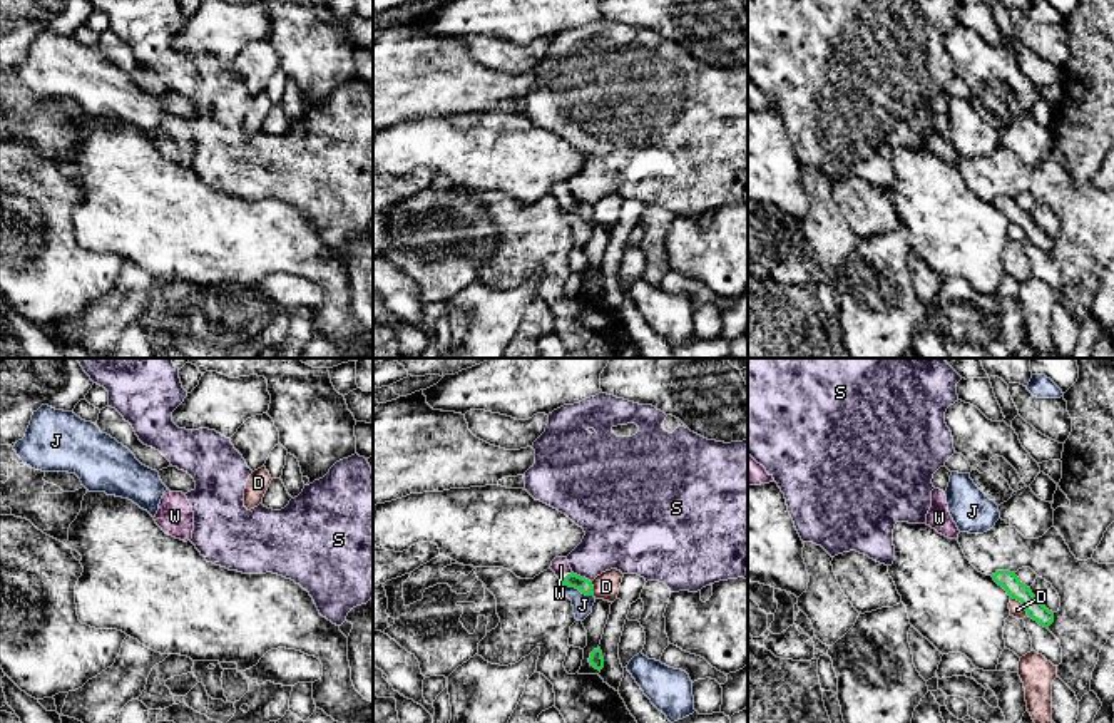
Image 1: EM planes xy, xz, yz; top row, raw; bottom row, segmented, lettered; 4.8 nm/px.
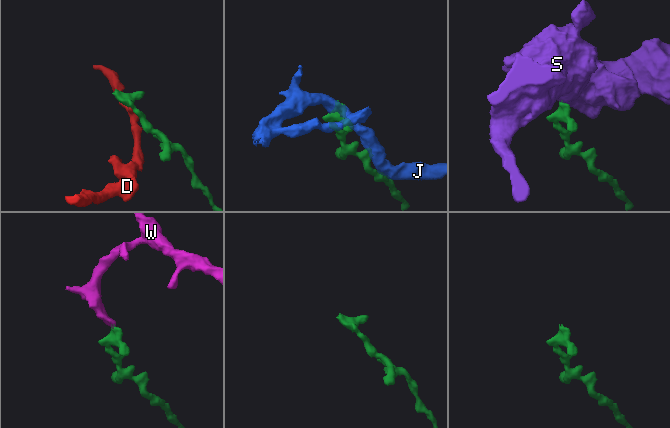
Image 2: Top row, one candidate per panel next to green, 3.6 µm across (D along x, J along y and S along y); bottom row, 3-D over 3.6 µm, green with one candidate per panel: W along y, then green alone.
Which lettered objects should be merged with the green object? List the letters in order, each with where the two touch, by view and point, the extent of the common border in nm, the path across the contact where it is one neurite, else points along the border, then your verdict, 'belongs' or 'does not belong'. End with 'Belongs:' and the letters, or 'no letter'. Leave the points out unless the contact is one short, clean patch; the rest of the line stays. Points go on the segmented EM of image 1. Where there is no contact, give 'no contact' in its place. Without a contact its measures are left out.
D: yz (1022, 603) | 120 nm | does not belong
J: xz (577, 588) | 170 nm | along xz (562, 583), (592, 596) | does not belong
S: xz (582, 578) | 110 nm | along xz (572, 571), (591, 581) | does not belong
W: xz (566, 576) | 80 nm | across xz (582, 584), (566, 576), (561, 566) | belongs
Belongs: W

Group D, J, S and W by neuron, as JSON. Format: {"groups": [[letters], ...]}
{"groups": [["D"], ["J"], ["S"], ["W"]]}

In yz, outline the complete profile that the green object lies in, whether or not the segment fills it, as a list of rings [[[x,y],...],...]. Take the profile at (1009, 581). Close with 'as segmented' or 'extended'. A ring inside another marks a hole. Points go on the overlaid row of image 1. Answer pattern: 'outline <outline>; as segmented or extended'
outline [[[997,571],[992,574],[994,581],[1002,586],[1010,599],[1017,599],[1024,604],[1027,616],[1037,621],[1040,626],[1049,628],[1054,623],[1054,613],[1049,611],[1027,587],[1019,581],[1015,572]]]; as segmented

